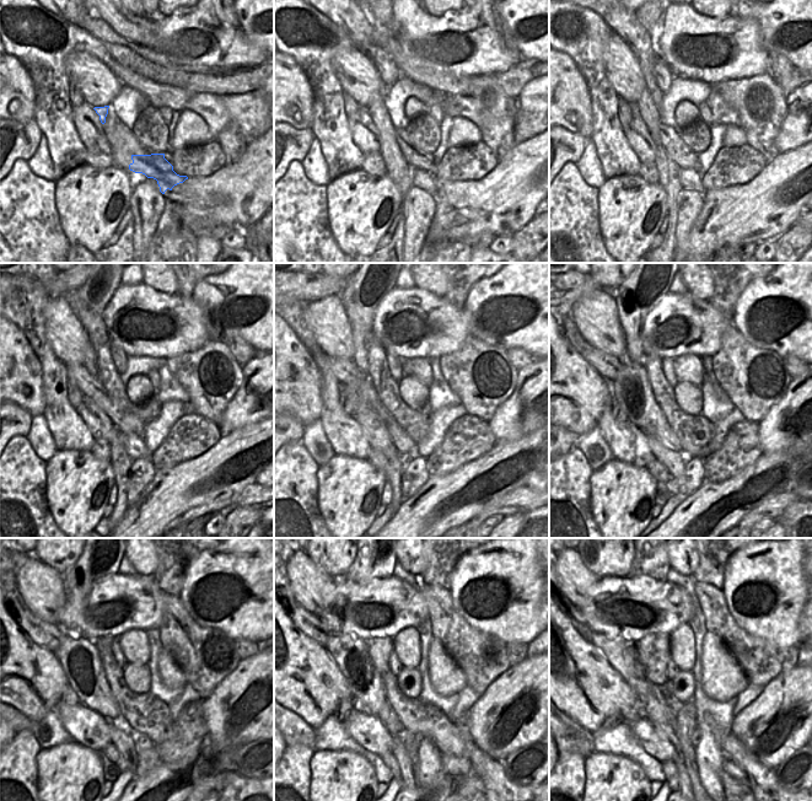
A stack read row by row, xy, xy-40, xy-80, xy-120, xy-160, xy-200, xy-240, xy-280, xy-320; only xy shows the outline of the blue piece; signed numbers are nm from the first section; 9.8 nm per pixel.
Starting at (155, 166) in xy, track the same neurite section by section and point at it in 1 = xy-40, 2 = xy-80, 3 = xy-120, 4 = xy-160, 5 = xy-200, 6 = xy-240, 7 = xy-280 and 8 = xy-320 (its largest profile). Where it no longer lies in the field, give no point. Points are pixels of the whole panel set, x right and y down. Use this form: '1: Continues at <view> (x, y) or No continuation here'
1: Continues at xy-40 (378, 112)
2: Continues at xy-80 (662, 134)
3: Continues at xy-120 (86, 380)
4: Continues at xy-160 (344, 370)
5: Continues at xy-200 (608, 366)
6: Continues at xy-240 (48, 635)
7: Continues at xy-280 (308, 623)
8: Continues at xy-320 (574, 612)

